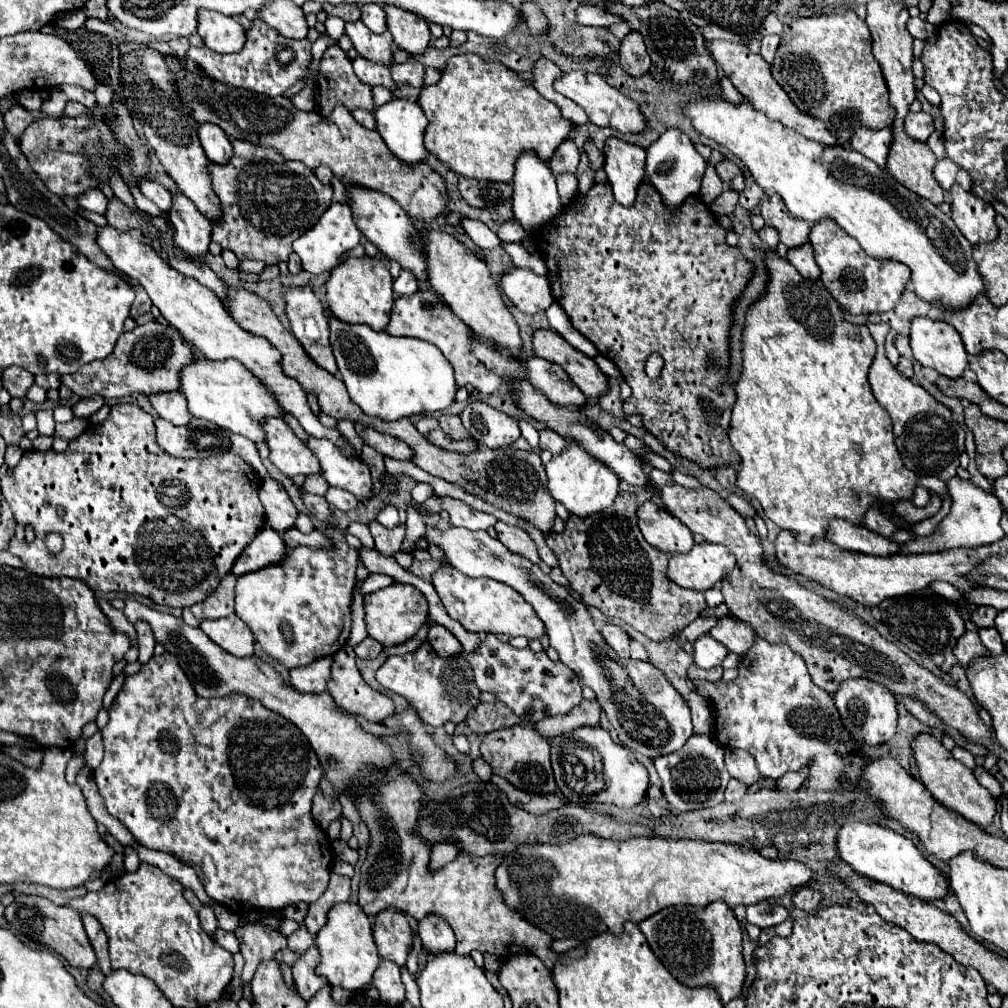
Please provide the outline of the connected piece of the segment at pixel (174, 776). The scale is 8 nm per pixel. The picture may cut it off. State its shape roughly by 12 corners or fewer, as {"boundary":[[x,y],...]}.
{"boundary":[[169,653],[125,679],[93,771],[143,847],[245,913],[333,853],[313,747]]}

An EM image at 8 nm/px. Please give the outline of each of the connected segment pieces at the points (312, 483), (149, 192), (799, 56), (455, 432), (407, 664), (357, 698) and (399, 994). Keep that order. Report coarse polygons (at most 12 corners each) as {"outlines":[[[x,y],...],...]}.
{"outlines":[[[309,475],[305,491],[325,495],[329,485],[323,475]],[[143,179],[139,189],[163,213],[171,207],[171,193],[163,185]],[[855,11],[793,21],[771,75],[843,145],[893,125]],[[439,415],[441,429],[453,439],[465,439],[459,415]],[[387,657],[375,675],[427,725],[465,721],[479,703],[467,661]],[[351,645],[333,655],[327,691],[339,707],[373,723],[395,711],[355,667]],[[383,959],[371,987],[387,1005],[405,1001],[401,969]]]}

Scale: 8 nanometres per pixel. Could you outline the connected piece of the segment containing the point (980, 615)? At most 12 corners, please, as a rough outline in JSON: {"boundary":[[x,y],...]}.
{"boundary":[[981,605],[971,613],[977,627],[991,627],[997,609]]}

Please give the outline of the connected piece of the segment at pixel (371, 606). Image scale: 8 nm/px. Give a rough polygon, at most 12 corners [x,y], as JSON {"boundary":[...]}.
{"boundary":[[409,583],[365,597],[369,637],[385,647],[427,623],[427,599]]}

